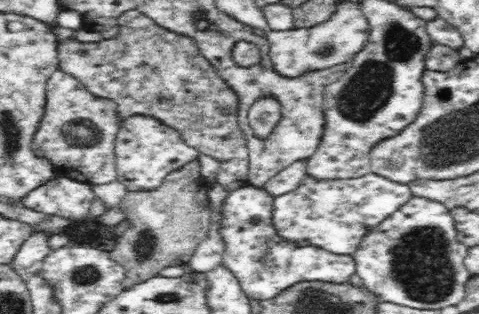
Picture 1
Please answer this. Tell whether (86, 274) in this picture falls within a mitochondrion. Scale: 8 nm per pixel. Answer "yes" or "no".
yes

